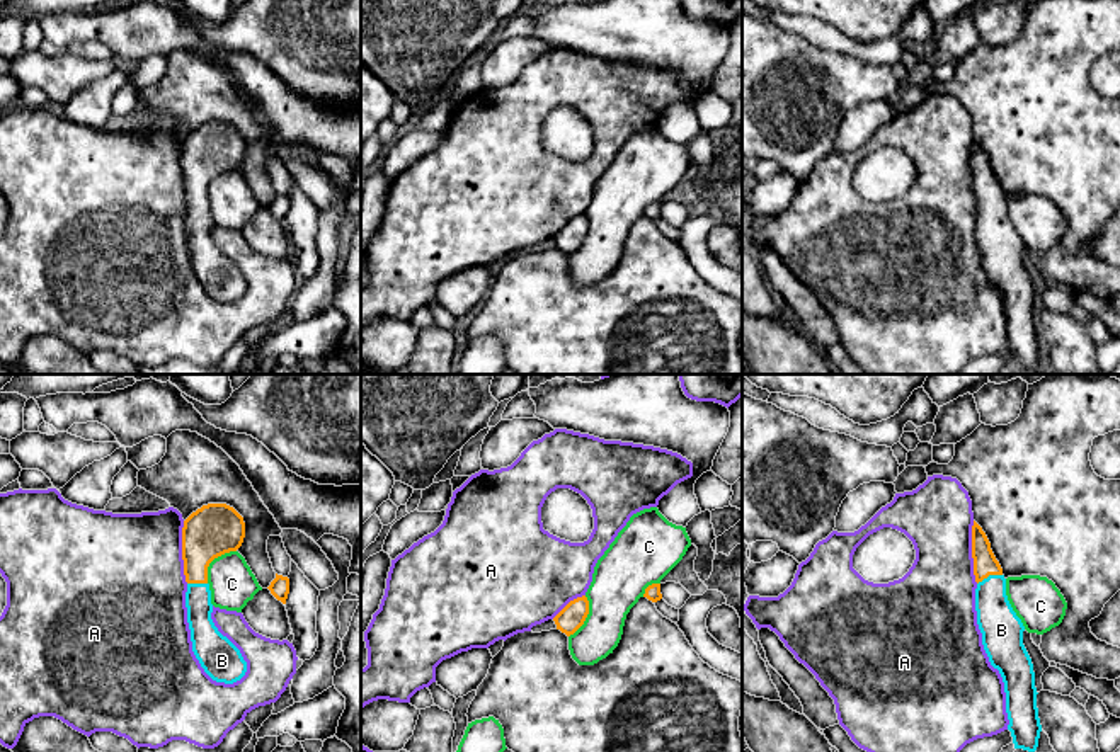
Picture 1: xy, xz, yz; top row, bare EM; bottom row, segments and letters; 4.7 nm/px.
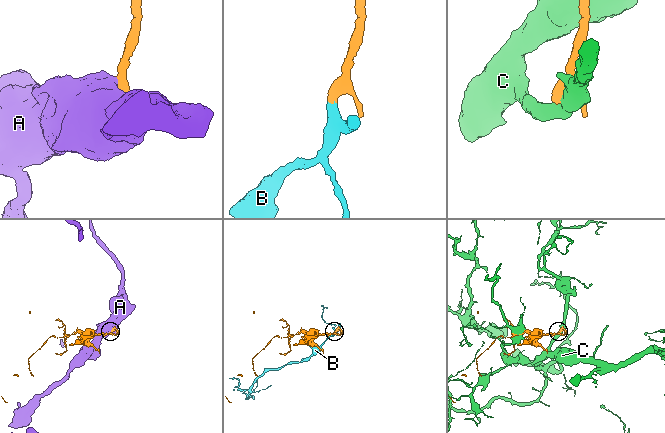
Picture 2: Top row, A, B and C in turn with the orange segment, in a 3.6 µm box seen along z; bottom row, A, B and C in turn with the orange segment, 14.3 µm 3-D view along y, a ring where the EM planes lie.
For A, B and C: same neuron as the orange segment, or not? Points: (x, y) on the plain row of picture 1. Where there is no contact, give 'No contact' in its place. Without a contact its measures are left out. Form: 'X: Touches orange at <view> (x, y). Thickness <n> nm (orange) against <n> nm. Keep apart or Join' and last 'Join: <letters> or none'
A: Touches orange at xy (182, 170). Thickness 240 nm (orange) against 480 nm. Keep apart
B: Touches orange at yz (989, 193). Thickness 110 nm (orange) against 190 nm. Join
C: Touches orange at xy (213, 177). Thickness 240 nm (orange) against 220 nm. Keep apart
Join: B

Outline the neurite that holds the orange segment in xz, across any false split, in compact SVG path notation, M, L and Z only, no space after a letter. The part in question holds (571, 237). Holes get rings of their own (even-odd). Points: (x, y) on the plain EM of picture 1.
M586 214L570 219L555 236L557 248L567 255L574 254L589 233L589 219Z

